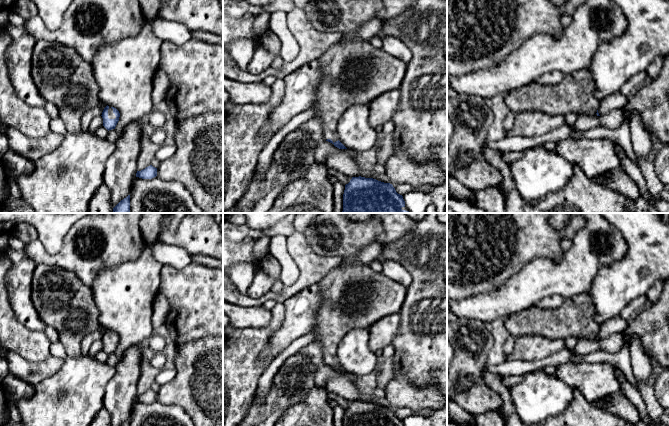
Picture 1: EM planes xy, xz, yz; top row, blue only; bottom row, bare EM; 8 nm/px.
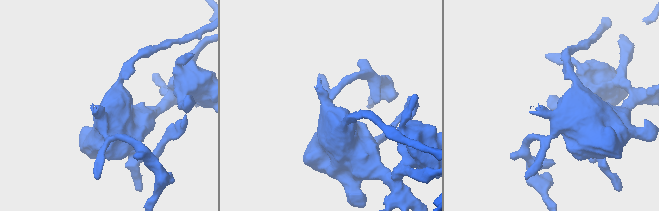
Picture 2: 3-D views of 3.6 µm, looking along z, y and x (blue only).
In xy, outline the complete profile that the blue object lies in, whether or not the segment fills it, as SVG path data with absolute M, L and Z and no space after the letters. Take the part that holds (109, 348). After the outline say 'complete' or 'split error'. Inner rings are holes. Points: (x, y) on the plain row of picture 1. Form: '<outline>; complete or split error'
M107 329L101 340L103 342L103 350L109 355L115 353L119 345L120 337L116 332Z; split error

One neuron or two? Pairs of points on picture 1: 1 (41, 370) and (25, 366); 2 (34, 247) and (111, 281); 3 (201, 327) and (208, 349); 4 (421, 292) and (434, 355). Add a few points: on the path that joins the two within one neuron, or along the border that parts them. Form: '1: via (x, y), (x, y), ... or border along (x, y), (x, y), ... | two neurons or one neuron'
1: via (37, 370), (29, 369) | one neuron
2: border along (118, 264), (103, 268), (90, 287) | two neurons
3: border along (212, 336), (204, 336), (182, 345) | two neurons
4: via (408, 308), (408, 329), (418, 339) | one neuron

